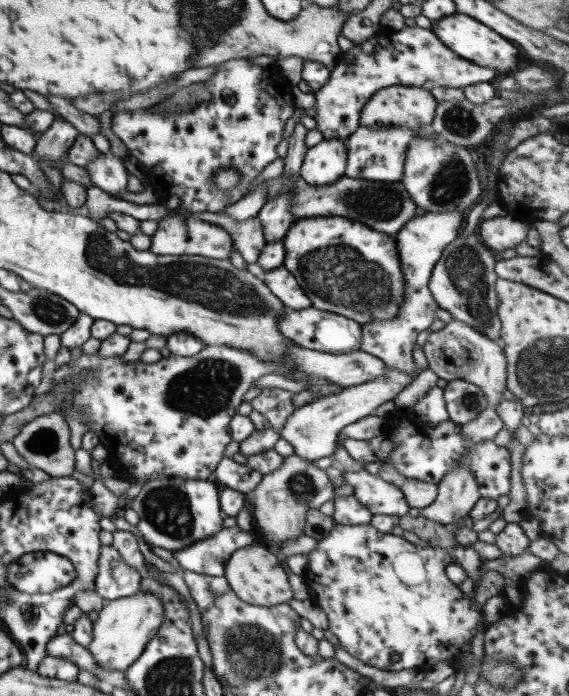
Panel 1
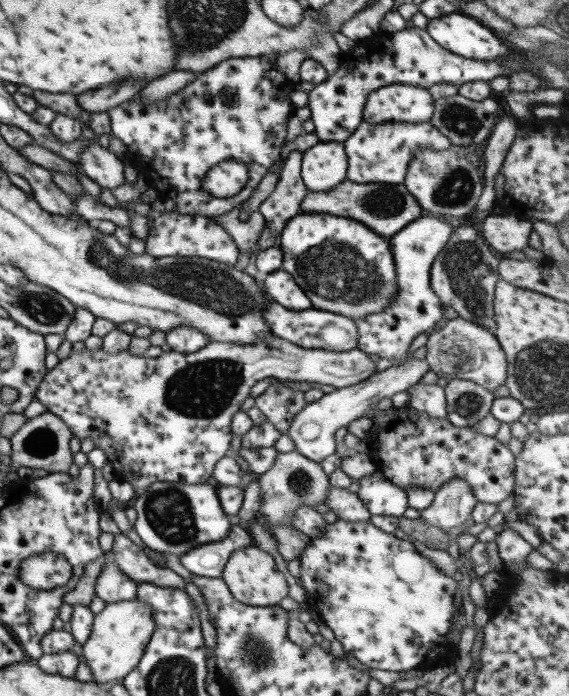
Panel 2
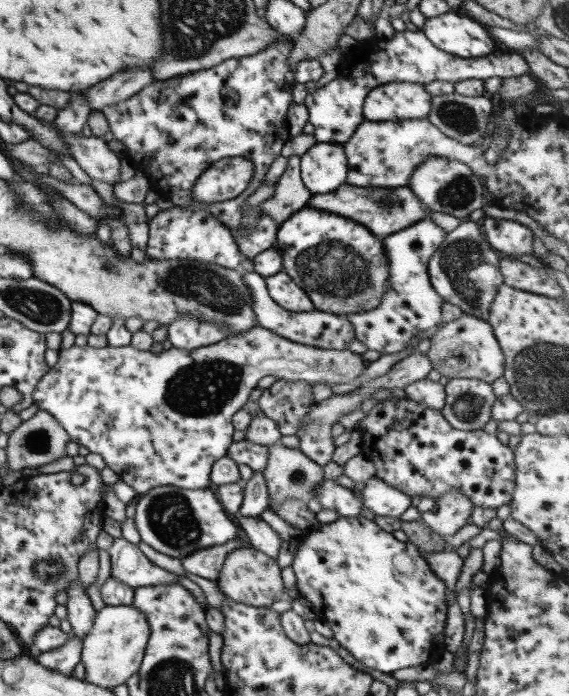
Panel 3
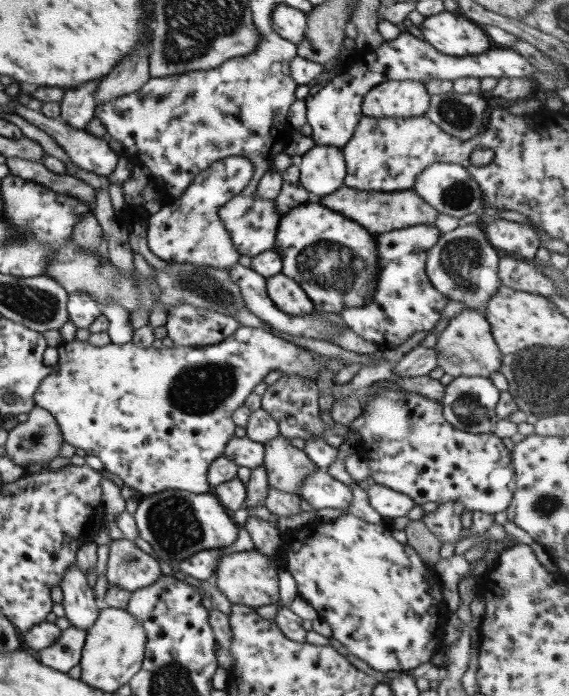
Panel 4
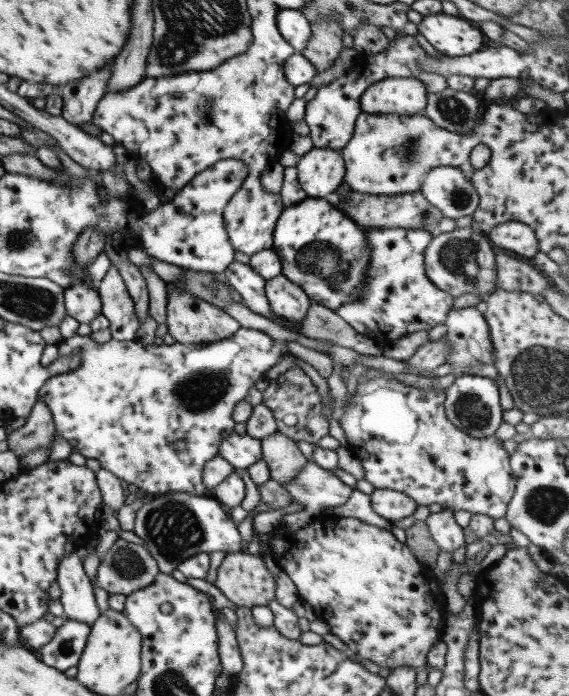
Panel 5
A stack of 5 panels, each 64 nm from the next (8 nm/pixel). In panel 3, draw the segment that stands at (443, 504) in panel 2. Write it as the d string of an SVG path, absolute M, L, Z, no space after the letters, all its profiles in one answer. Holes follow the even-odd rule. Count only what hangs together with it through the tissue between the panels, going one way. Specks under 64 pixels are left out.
M460 490L444 494L435 502L436 507L422 513L421 520L442 538L454 536L467 524L473 512L470 498L466 498Z

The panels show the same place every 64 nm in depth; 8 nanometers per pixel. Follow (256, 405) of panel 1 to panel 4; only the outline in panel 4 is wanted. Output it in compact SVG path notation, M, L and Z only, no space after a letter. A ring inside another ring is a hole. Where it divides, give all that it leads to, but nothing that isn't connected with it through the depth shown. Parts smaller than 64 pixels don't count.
M291 374L283 375L272 385L268 385L265 393L261 396L261 408L276 420L279 426L279 434L288 439L310 437L322 437L329 433L326 423L320 418L320 407L318 407L318 387L316 381Z

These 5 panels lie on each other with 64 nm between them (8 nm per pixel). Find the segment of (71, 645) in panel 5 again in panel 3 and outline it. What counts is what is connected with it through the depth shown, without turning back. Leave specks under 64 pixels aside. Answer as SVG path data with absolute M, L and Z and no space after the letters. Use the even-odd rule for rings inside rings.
M70 633L68 643L55 648L50 652L42 652L36 655L36 660L50 670L56 670L60 674L70 676L81 661L81 648L83 640Z

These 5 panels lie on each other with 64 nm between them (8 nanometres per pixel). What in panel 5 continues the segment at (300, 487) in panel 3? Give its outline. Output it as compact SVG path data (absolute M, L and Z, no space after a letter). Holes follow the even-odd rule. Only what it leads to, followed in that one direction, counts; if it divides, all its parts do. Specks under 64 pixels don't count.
M278 430L261 439L263 459L269 466L270 479L279 482L282 487L309 462L296 443Z

